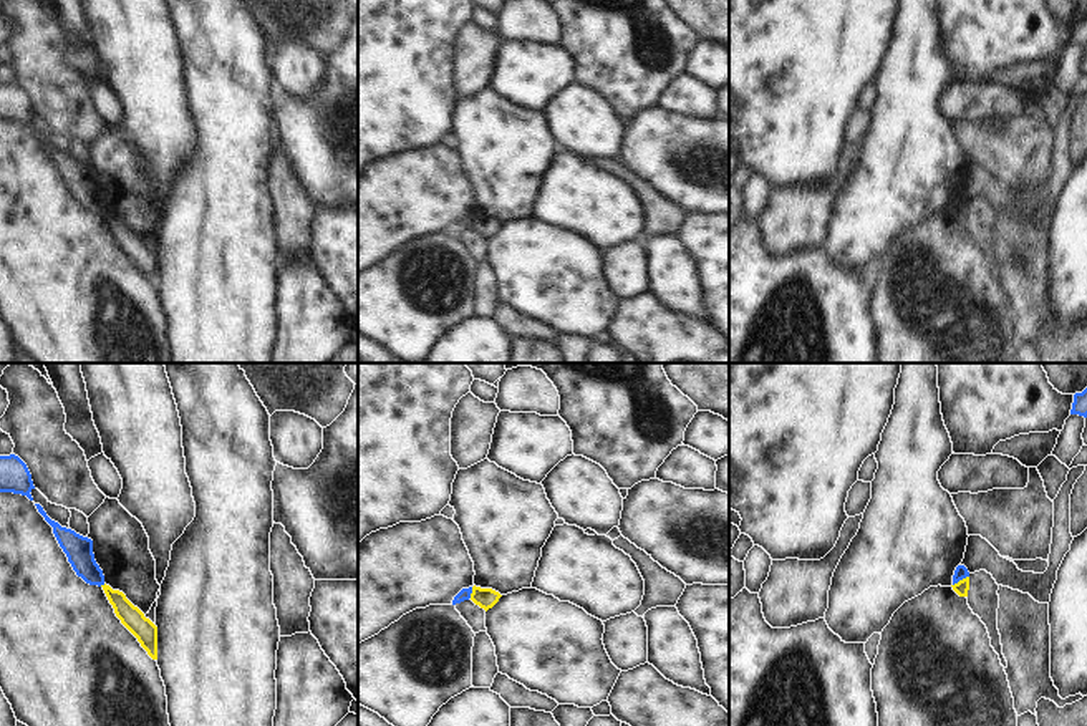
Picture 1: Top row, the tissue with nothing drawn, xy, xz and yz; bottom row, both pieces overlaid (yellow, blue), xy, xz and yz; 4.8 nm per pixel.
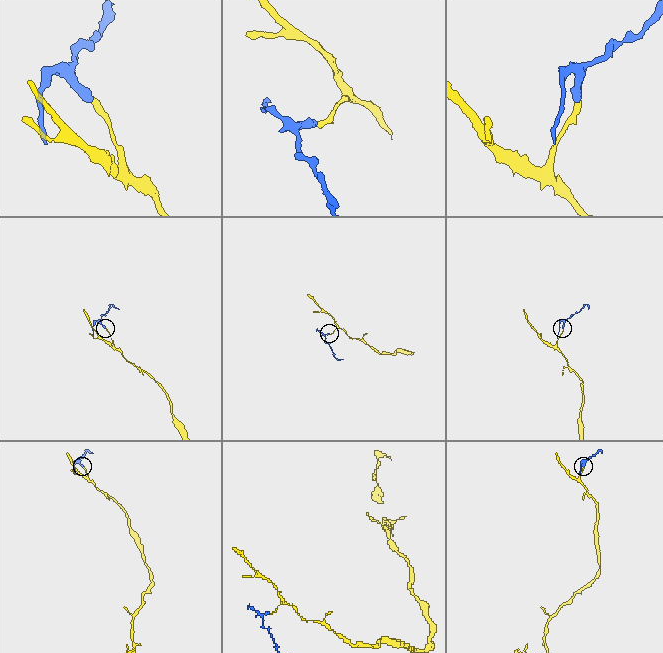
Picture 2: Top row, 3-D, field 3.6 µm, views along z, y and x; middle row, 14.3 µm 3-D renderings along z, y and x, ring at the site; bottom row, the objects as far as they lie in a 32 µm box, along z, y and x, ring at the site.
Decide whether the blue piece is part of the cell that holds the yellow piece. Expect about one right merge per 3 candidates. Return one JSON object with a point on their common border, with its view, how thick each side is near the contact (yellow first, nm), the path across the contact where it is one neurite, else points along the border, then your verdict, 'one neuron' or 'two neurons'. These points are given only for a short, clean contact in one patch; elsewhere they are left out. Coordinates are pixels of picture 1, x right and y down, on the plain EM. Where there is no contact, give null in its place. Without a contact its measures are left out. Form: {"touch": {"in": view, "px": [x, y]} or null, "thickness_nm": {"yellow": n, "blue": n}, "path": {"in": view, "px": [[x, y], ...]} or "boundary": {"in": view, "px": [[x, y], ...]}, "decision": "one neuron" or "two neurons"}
{"touch": {"in": "yz", "px": [960, 209]}, "thickness_nm": {"yellow": 70, "blue": 70}, "boundary": {"in": "yz", "px": [[968, 204], [953, 214]]}, "decision": "two neurons"}

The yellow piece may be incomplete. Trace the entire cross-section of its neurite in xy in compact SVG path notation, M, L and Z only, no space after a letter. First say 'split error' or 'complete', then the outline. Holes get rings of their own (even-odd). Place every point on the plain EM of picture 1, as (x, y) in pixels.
complete; M101 214L121 252L138 267L152 288L157 288L157 255L134 235L123 220Z

